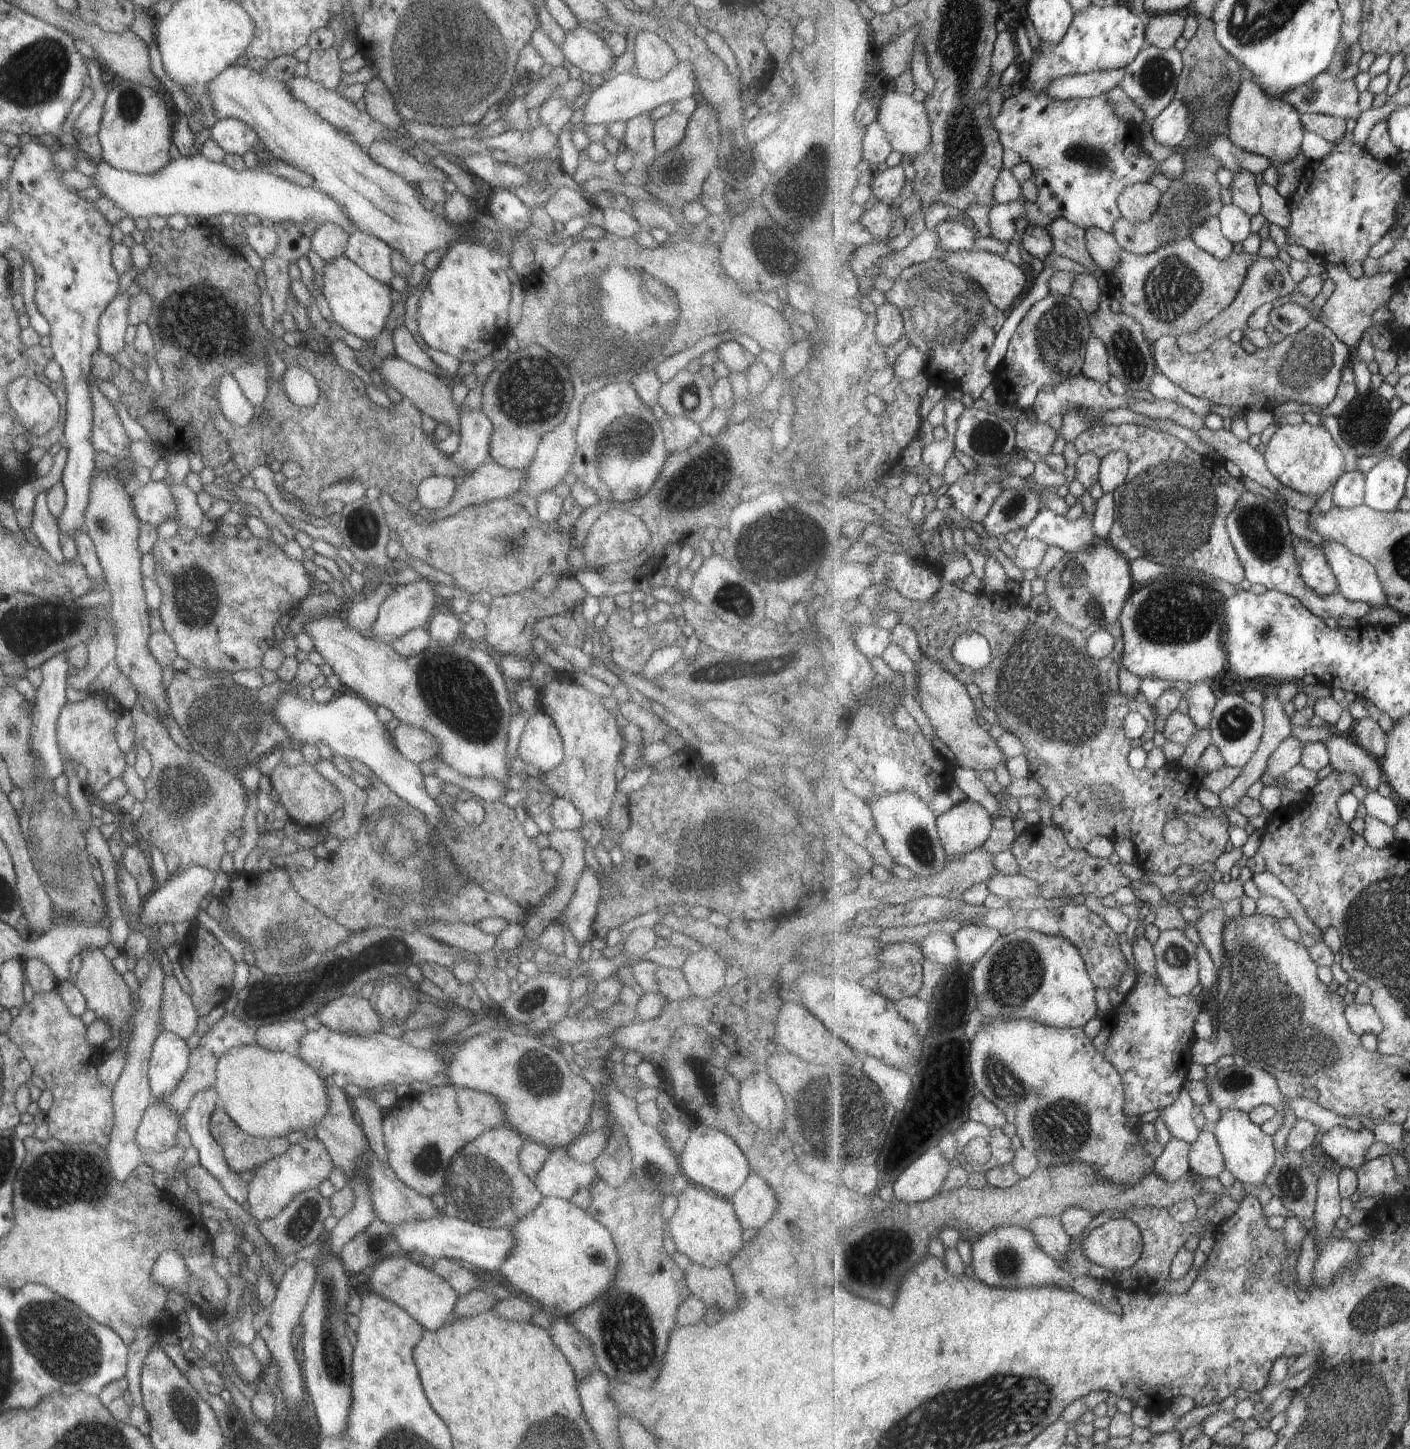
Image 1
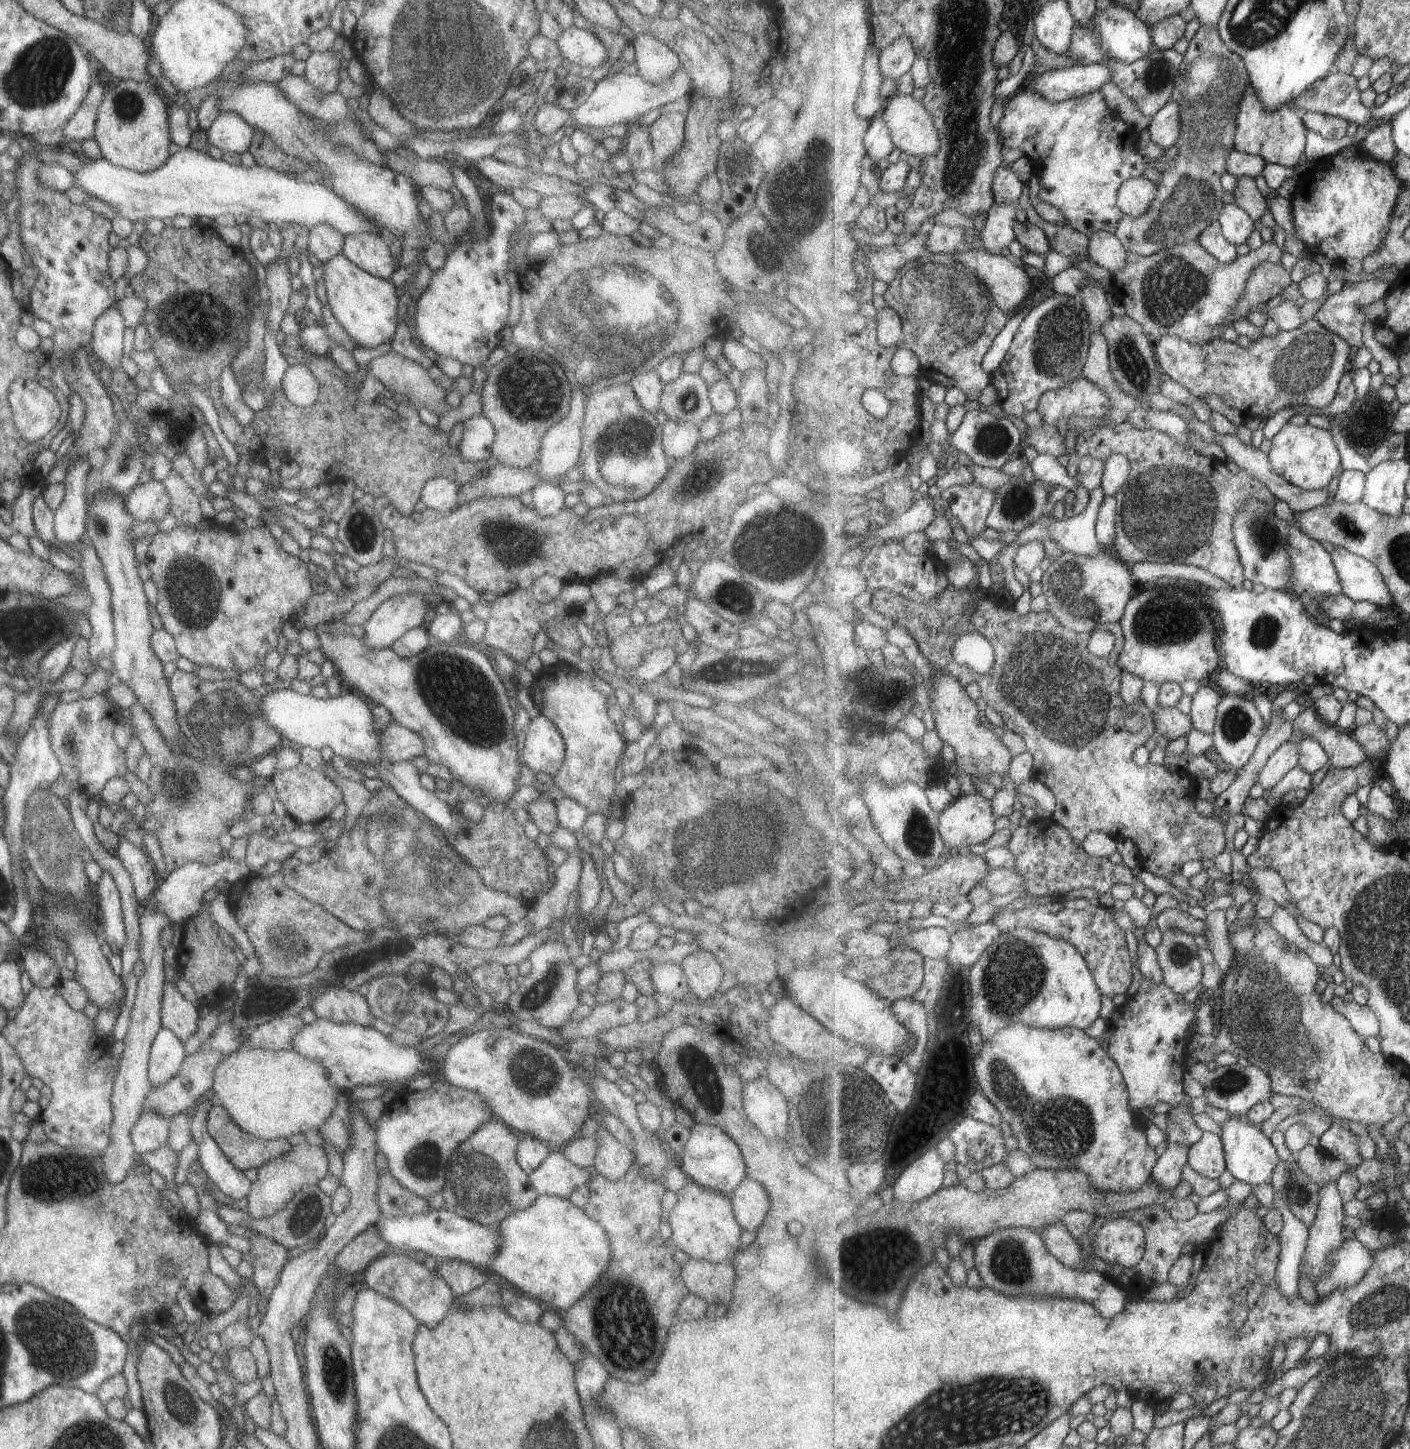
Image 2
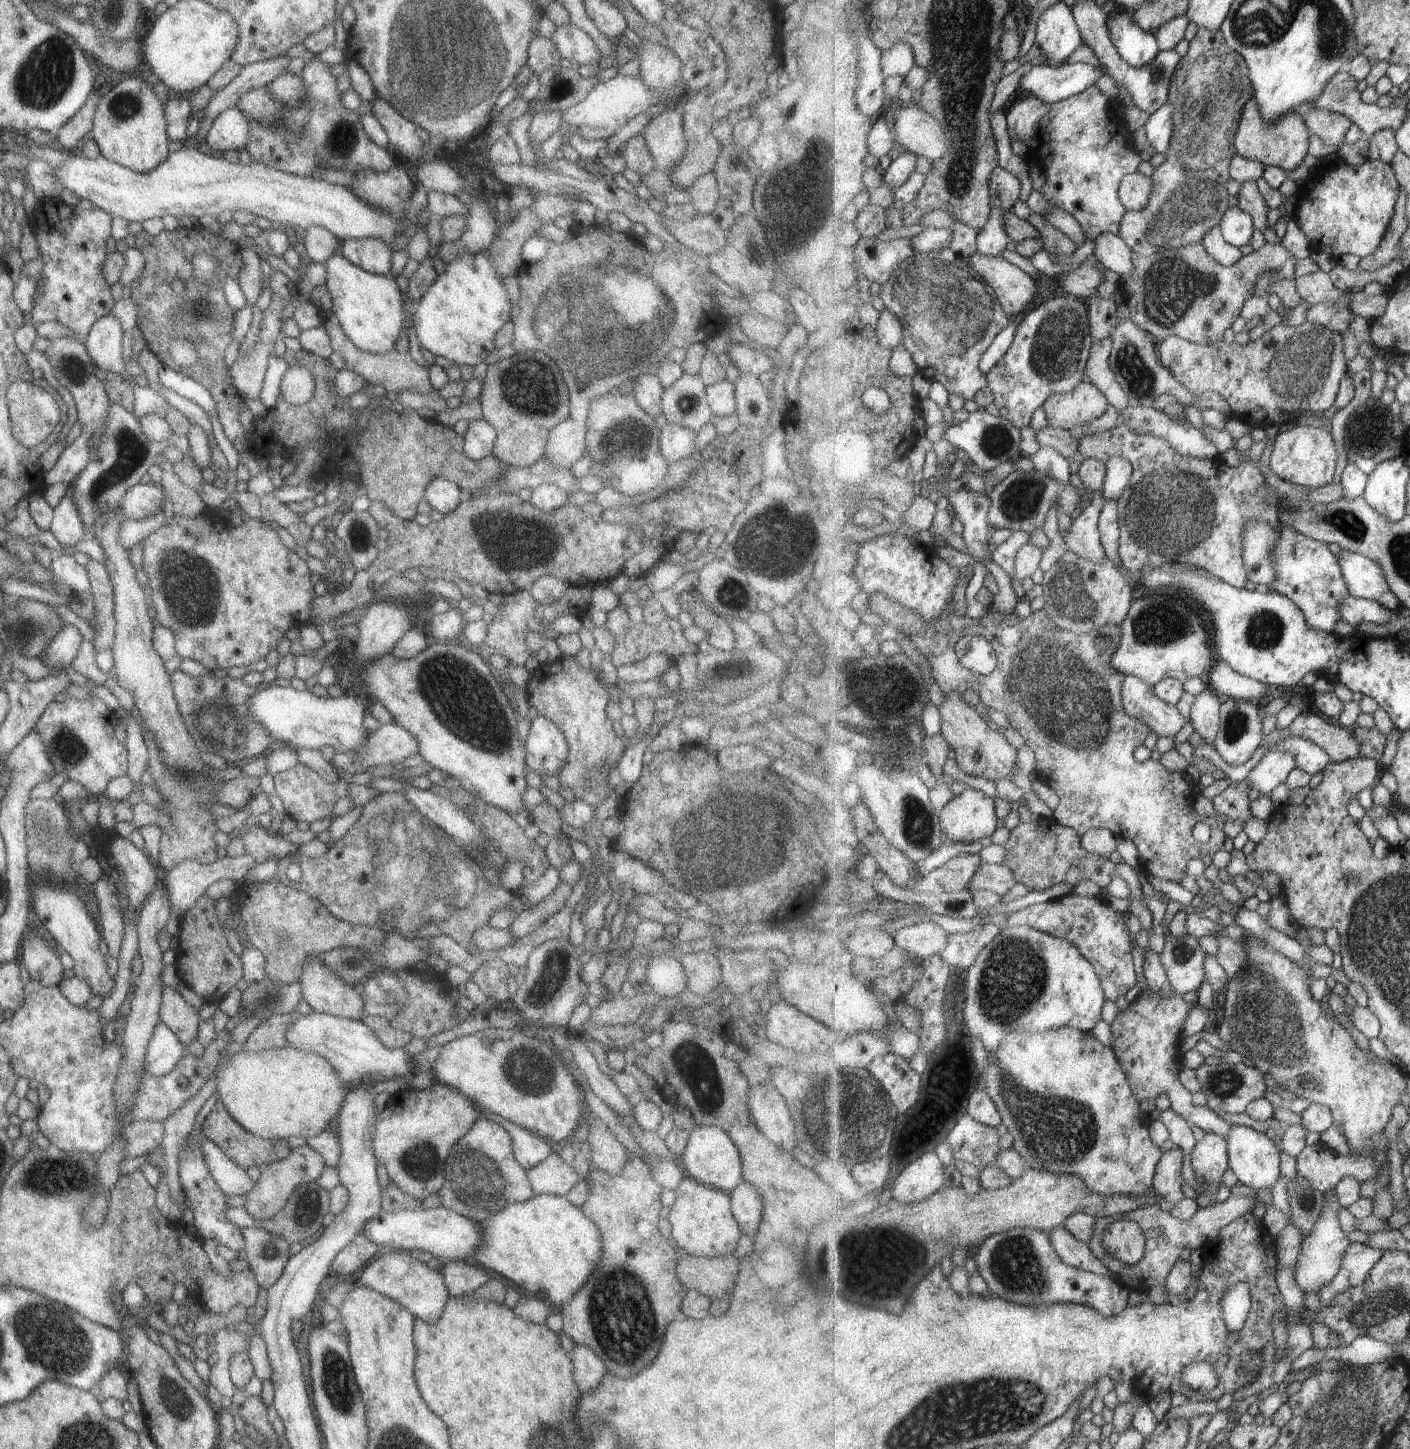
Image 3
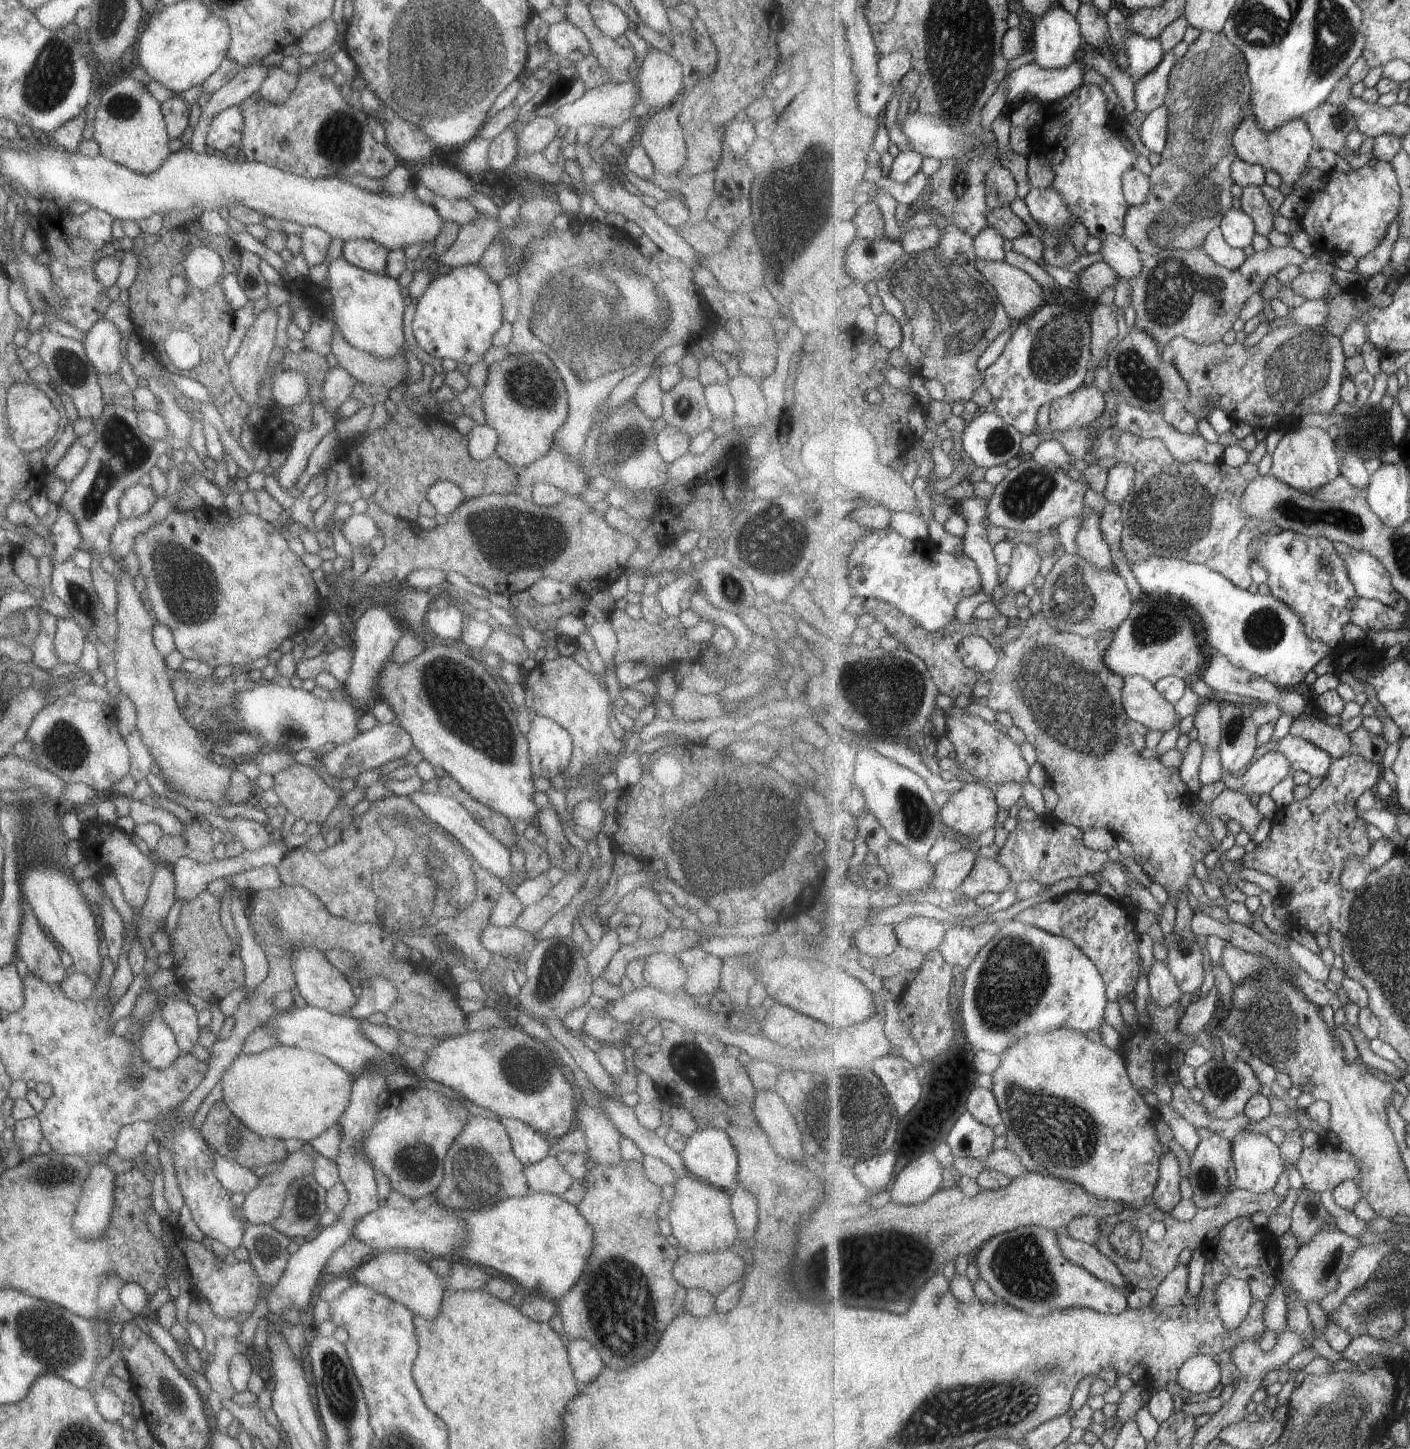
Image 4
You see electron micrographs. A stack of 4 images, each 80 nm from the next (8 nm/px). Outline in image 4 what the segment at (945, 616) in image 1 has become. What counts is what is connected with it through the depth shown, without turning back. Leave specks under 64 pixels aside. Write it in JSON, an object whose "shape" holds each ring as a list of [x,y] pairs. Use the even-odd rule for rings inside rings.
{"shape":[[[878,598],[866,599],[864,601],[858,602],[857,604],[850,604],[853,606],[855,619],[856,620],[877,620],[887,627],[889,634],[895,635],[900,642],[903,642],[905,646],[909,646],[909,650],[913,650],[913,654],[919,654],[919,656],[926,662],[928,669],[930,670],[930,675],[935,681],[936,686],[946,696],[951,698],[957,698],[959,694],[964,694],[967,697],[973,698],[973,691],[975,685],[979,681],[987,681],[991,683],[991,692],[984,697],[977,698],[976,702],[981,706],[987,706],[993,711],[997,712],[1008,712],[1011,715],[1011,718],[1015,726],[1019,727],[1025,734],[1026,740],[1029,741],[1038,754],[1038,762],[1041,763],[1048,772],[1049,782],[1052,787],[1057,791],[1057,794],[1060,796],[1059,804],[1055,810],[1052,810],[1052,815],[1055,819],[1064,822],[1068,825],[1075,825],[1081,830],[1087,831],[1098,829],[1098,828],[1108,828],[1112,830],[1114,834],[1120,838],[1125,839],[1131,842],[1136,850],[1135,861],[1141,866],[1142,870],[1149,876],[1151,882],[1159,883],[1162,885],[1169,896],[1177,898],[1177,913],[1174,924],[1174,930],[1172,934],[1177,934],[1181,939],[1195,939],[1197,938],[1196,934],[1192,929],[1192,920],[1196,915],[1197,909],[1192,909],[1189,906],[1189,900],[1185,898],[1185,894],[1189,895],[1189,878],[1194,875],[1195,864],[1201,862],[1211,850],[1215,850],[1229,834],[1225,822],[1219,817],[1203,817],[1199,814],[1195,814],[1192,810],[1192,798],[1187,784],[1181,780],[1179,776],[1178,768],[1167,768],[1159,757],[1155,758],[1142,758],[1141,750],[1145,748],[1145,742],[1147,742],[1147,734],[1149,734],[1149,727],[1146,727],[1143,723],[1134,721],[1127,713],[1124,707],[1124,702],[1122,699],[1123,689],[1124,689],[1124,676],[1117,674],[1115,671],[1110,669],[1110,666],[1106,663],[1106,654],[1107,649],[1111,646],[1111,643],[1114,641],[1116,630],[1109,629],[1104,630],[1104,632],[1091,635],[1090,637],[1082,637],[1076,635],[1075,633],[1065,633],[1057,630],[1047,618],[1047,615],[1041,610],[1040,612],[1032,615],[1029,619],[1022,620],[1021,618],[1008,618],[1000,614],[996,615],[992,619],[973,619],[969,621],[961,621],[957,618],[954,618],[946,627],[939,629],[935,632],[929,632],[927,629],[919,626],[918,622],[909,616],[905,616],[904,612],[901,609],[898,609],[895,605],[889,604],[884,600],[879,600]],[[977,635],[983,638],[986,638],[999,652],[998,666],[995,670],[989,671],[988,673],[981,673],[977,667],[968,667],[963,662],[963,657],[961,655],[961,642],[965,637]],[[1199,822],[1207,822],[1210,824],[1212,830],[1210,836],[1206,839],[1199,838],[1197,834],[1197,824]]]}

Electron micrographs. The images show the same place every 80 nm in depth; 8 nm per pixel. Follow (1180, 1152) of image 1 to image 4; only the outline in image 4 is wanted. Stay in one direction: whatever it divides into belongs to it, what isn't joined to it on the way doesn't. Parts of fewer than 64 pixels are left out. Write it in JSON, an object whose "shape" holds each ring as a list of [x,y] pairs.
{"shape":[[[1168,1151],[1160,1166],[1160,1177],[1154,1192],[1153,1204],[1170,1213],[1183,1200],[1181,1194],[1181,1164],[1173,1151]]]}

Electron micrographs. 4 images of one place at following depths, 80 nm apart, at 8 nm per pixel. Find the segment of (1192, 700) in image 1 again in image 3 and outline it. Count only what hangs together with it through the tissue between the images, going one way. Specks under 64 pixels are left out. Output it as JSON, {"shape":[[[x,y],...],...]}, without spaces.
{"shape":[[[1207,686],[1195,696],[1191,705],[1190,721],[1194,729],[1203,735],[1206,744],[1214,744],[1220,729],[1220,708],[1224,699]]]}

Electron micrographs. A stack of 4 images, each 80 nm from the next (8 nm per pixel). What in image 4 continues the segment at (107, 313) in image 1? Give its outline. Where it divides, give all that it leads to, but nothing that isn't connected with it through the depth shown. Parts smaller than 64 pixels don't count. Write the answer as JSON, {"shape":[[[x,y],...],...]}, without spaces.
{"shape":[[[101,318],[84,334],[82,347],[89,364],[97,373],[111,374],[119,370],[122,333],[111,322]]]}

